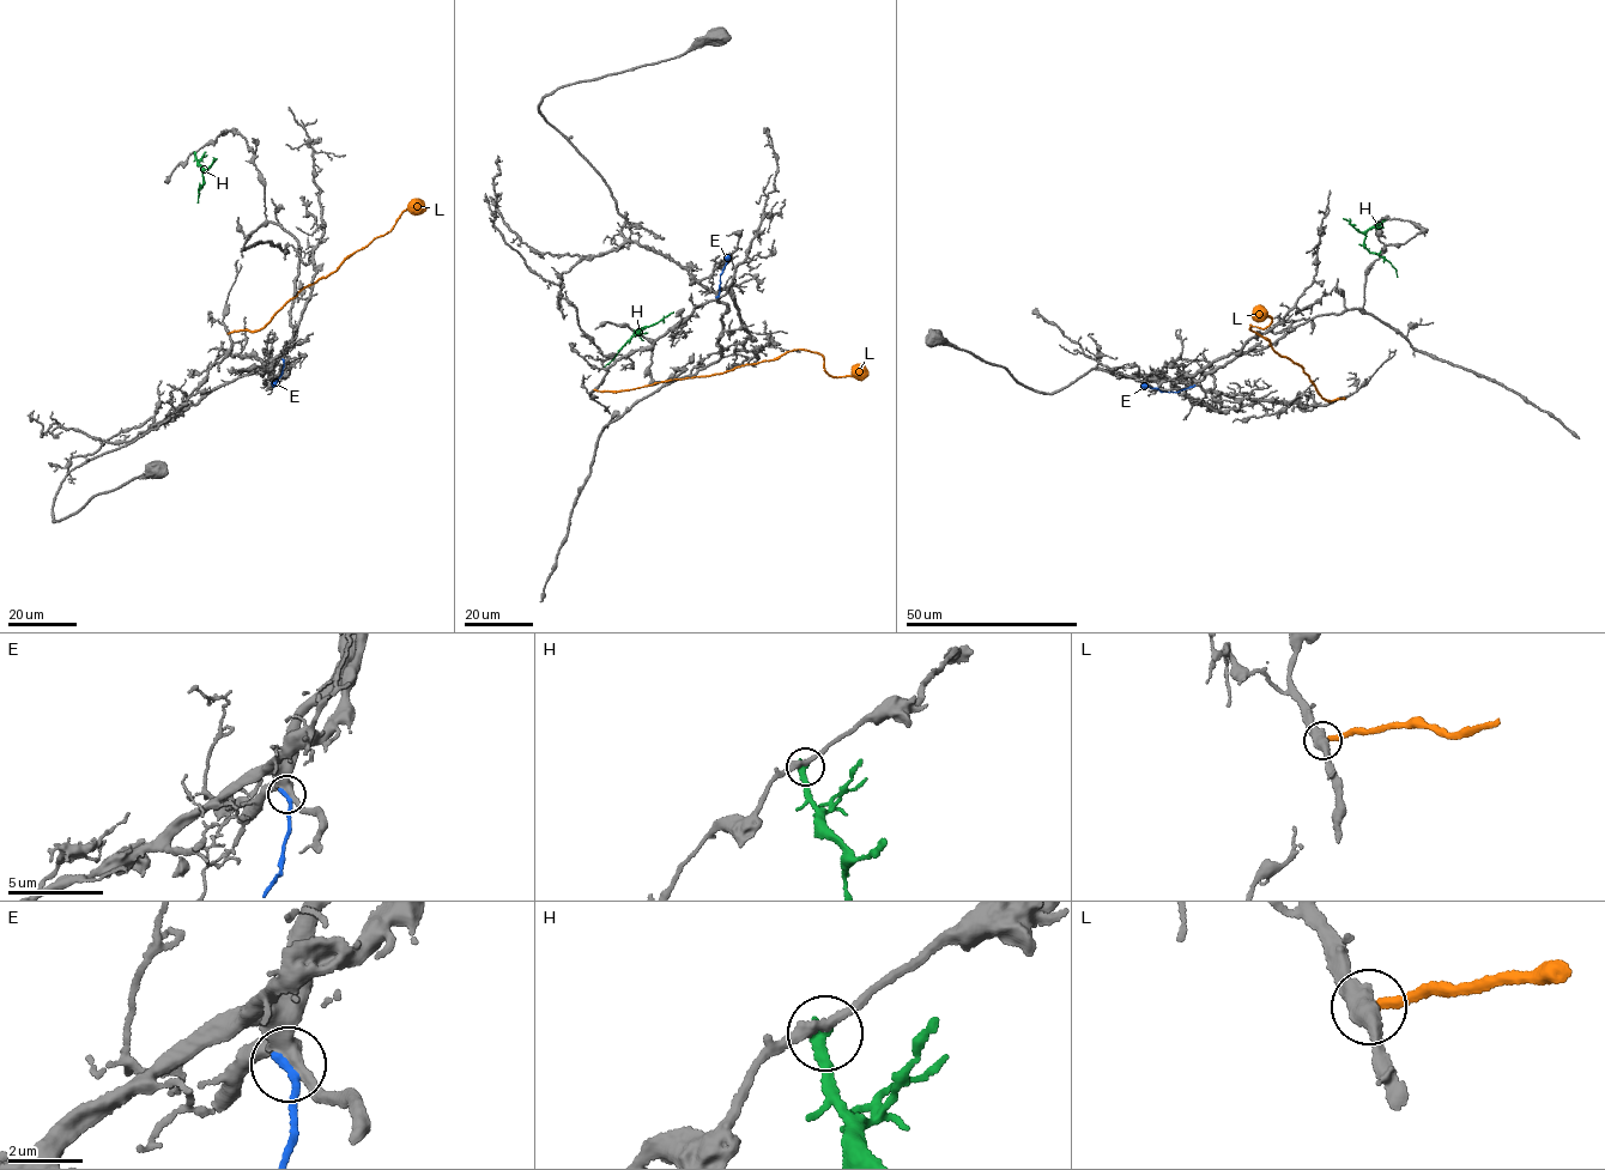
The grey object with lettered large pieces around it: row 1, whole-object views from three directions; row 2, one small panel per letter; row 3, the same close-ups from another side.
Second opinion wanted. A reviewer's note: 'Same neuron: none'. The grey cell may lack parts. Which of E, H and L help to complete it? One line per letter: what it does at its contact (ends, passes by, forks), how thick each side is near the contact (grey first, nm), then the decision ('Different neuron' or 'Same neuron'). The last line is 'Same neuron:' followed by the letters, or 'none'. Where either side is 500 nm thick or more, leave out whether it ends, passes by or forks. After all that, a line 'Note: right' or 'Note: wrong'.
E: It ends there. Thickness 360 nm (grey) against 240 nm. Different neuron
H: It ends there. Thickness 240 nm (grey) against 360 nm. Different neuron
L: It ends there. Thickness 480 nm (grey) against 280 nm. Different neuron
Same neuron: none
Note: right

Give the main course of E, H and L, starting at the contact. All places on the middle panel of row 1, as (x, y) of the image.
E: (718, 297), (728, 254)
H: (635, 333), (643, 327), (604, 367)
L: (595, 390), (616, 393), (722, 374), (804, 349), (823, 357), (829, 375), (859, 377), (867, 371)

